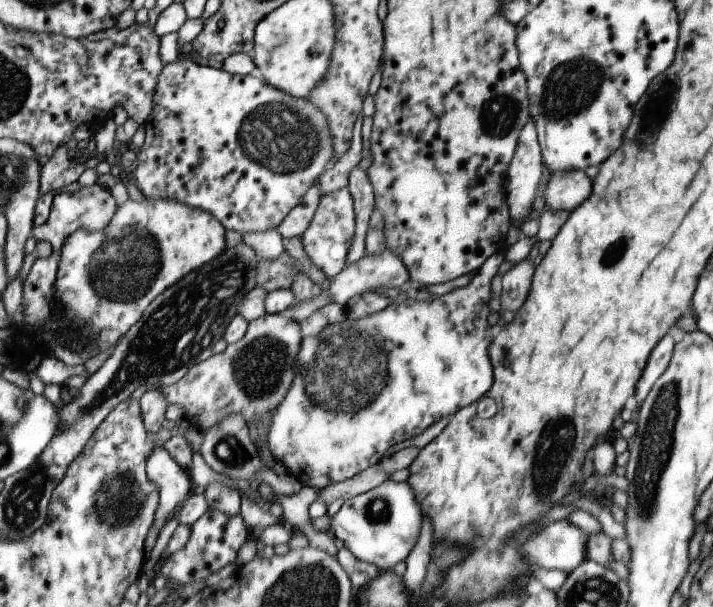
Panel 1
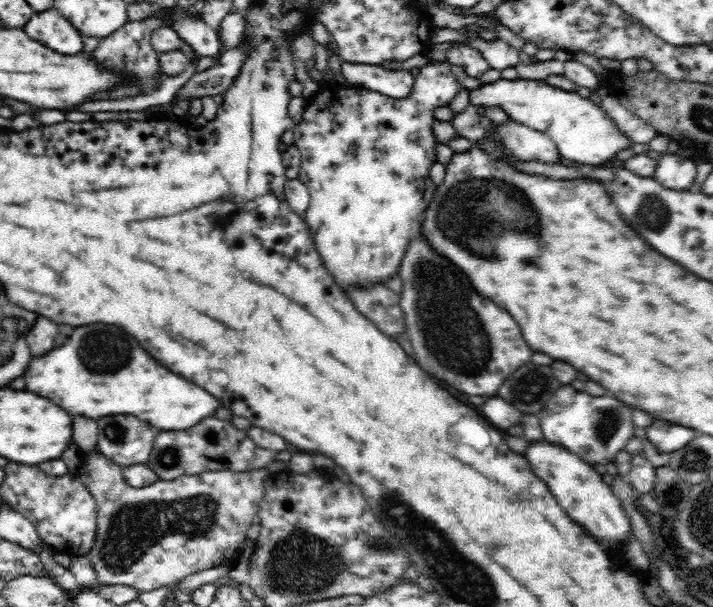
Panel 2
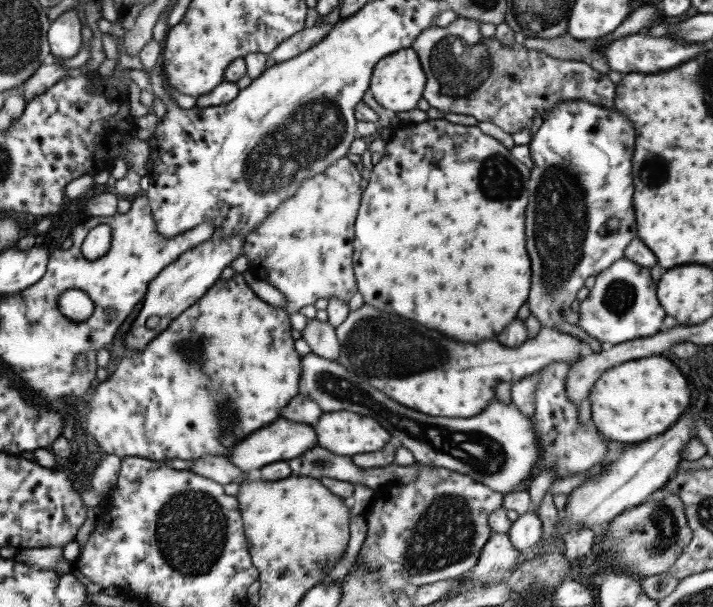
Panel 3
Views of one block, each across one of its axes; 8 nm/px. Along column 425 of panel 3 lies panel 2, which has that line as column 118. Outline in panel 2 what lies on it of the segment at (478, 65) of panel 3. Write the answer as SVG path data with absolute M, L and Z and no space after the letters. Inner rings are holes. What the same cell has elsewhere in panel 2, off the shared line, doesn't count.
M158 14L152 16L152 20L144 20L144 22L128 22L122 28L118 28L118 32L112 32L110 36L104 36L100 40L100 44L96 46L96 50L88 52L86 56L90 60L94 60L98 64L98 68L104 68L104 72L112 72L114 76L120 78L120 82L114 88L96 92L92 96L92 102L102 102L102 100L128 100L128 98L136 98L136 96L146 96L154 90L158 90L162 86L162 82L166 80L162 68L160 68L160 56L154 50L154 46L150 44L152 32L156 28L168 26Z

